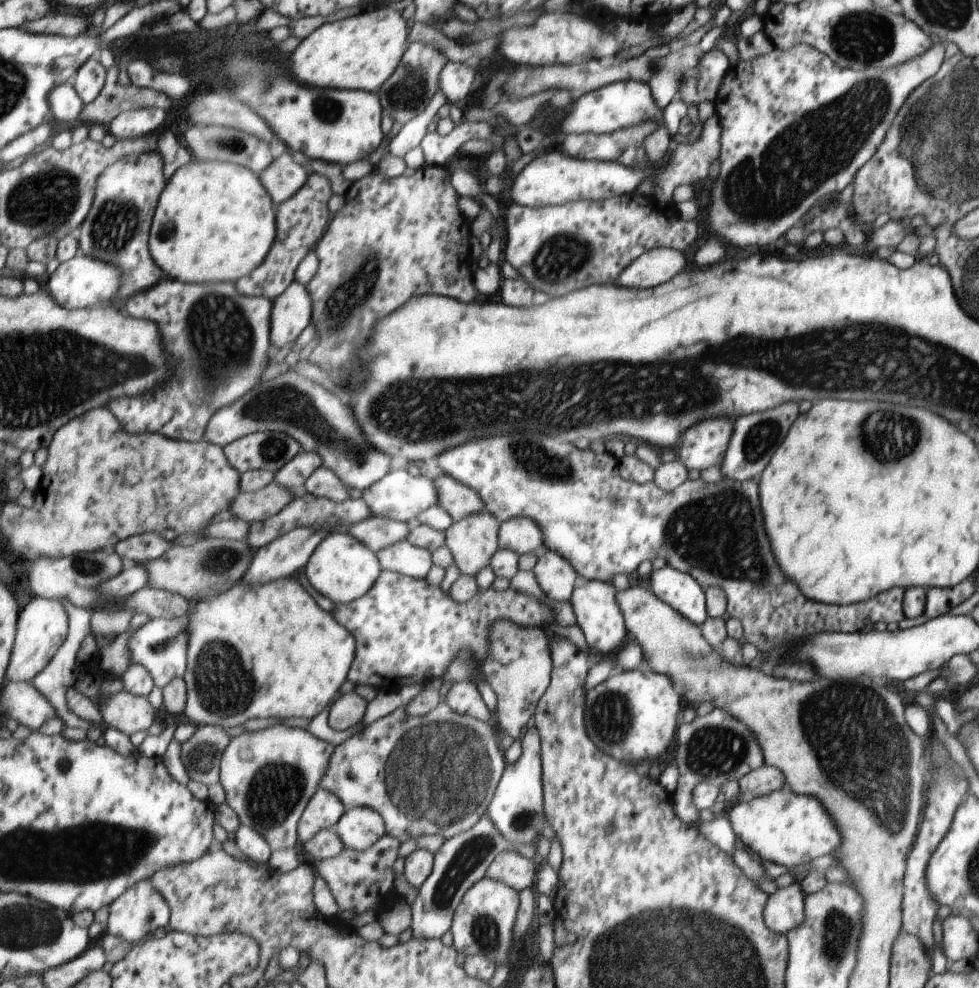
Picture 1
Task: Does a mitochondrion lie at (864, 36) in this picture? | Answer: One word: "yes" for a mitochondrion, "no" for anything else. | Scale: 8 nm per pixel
yes

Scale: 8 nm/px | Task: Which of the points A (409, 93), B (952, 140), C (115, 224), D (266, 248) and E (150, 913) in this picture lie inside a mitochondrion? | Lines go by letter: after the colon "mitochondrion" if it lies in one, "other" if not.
A: mitochondrion
B: mitochondrion
C: mitochondrion
D: other
E: mitochondrion

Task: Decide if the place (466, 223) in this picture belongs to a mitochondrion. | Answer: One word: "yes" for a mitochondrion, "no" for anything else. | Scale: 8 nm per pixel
no

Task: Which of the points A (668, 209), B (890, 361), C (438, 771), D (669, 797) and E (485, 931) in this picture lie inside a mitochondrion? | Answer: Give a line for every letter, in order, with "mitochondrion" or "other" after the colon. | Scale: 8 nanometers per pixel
A: other
B: mitochondrion
C: mitochondrion
D: other
E: mitochondrion

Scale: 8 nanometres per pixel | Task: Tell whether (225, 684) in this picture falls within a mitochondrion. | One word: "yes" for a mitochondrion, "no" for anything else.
yes

